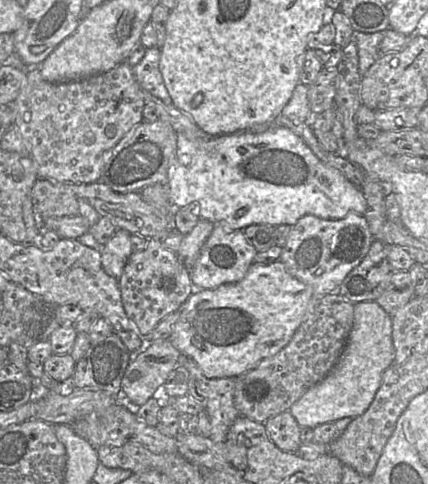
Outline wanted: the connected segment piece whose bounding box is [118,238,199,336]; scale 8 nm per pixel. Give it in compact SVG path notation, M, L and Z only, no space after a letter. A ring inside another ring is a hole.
M148 239L144 250L133 252L121 277L118 279L122 304L129 320L141 336L149 334L168 314L176 312L195 290L190 272L185 268L177 254L166 248L159 239Z

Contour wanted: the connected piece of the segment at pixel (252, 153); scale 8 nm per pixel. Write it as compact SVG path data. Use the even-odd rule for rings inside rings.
M273 125L259 133L235 132L229 135L188 138L183 133L177 133L177 148L167 172L167 184L169 186L170 202L178 208L184 208L192 203L198 203L198 216L214 224L228 225L231 229L245 229L252 224L267 224L278 226L281 224L294 225L304 215L311 214L323 219L341 219L346 215L363 215L367 208L367 201L361 188L348 180L338 169L322 162L304 142L304 140L285 126Z

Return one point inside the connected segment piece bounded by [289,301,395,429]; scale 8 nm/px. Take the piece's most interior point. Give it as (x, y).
(347, 391)

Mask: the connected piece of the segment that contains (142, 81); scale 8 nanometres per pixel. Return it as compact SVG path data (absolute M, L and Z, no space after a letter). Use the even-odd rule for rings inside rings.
M156 46L147 49L141 61L133 67L133 73L143 90L161 99L166 105L172 105L172 99L159 69L160 59L160 48Z

